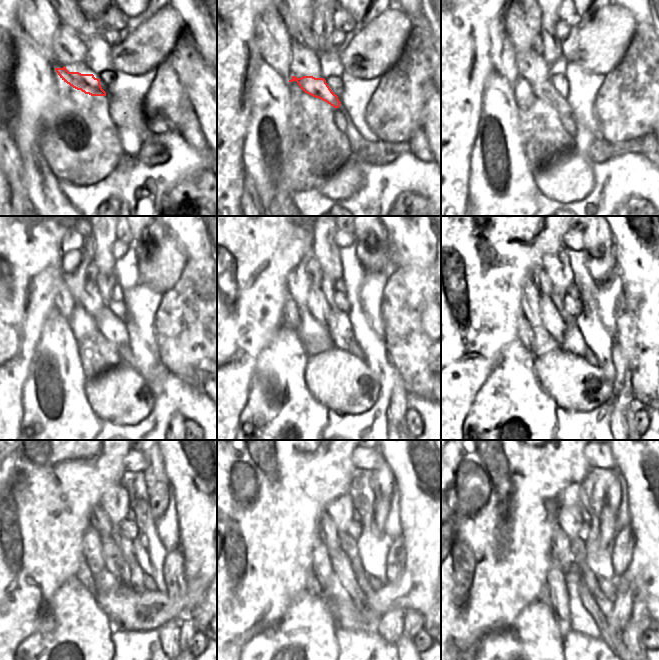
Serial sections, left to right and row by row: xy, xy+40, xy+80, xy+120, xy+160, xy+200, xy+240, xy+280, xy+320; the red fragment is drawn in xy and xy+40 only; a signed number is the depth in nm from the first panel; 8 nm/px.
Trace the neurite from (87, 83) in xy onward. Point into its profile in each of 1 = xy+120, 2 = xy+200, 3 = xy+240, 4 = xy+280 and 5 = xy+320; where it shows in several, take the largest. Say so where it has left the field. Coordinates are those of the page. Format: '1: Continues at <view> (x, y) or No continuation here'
1: Continues at xy+120 (113, 328)
2: Continues at xy+200 (573, 342)
3: Continues at xy+240 (136, 575)
4: Continues at xy+280 (350, 546)
5: Continues at xy+320 (606, 605)

